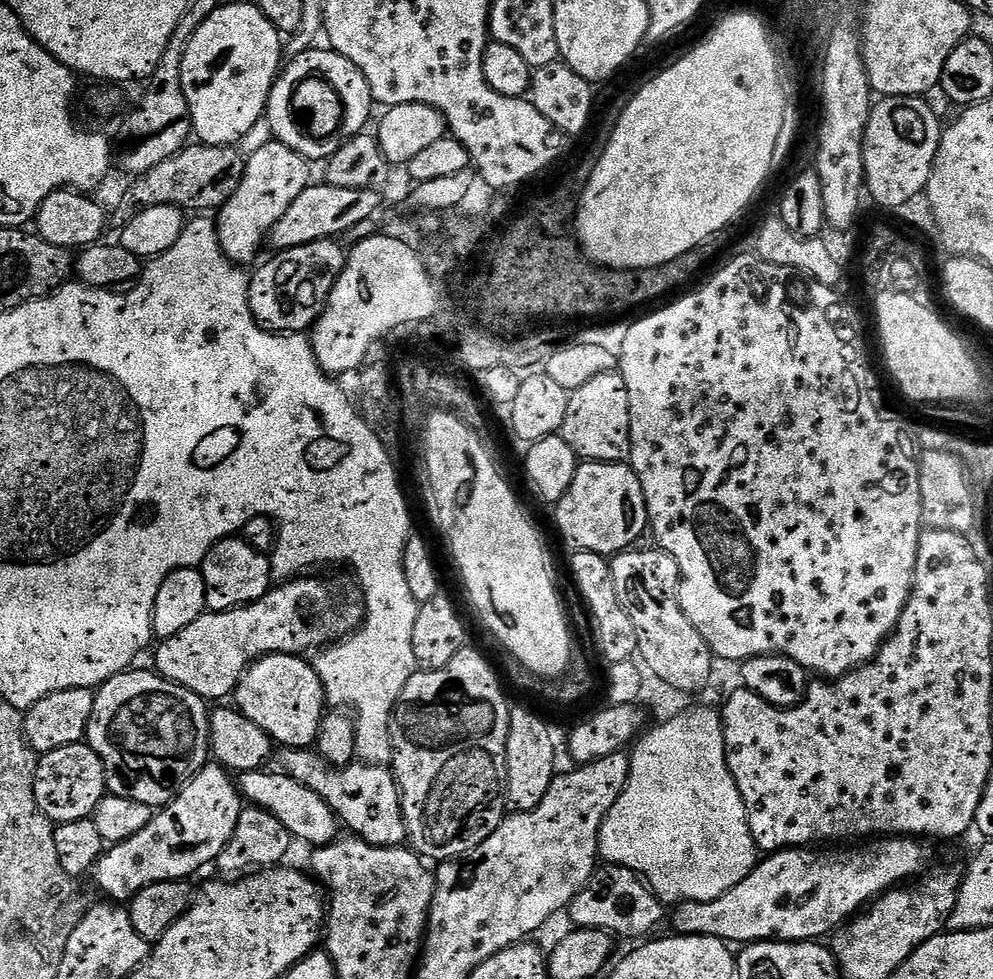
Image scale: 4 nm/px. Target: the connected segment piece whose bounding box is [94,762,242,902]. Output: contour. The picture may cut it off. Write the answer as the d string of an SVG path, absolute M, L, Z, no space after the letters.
M215 762L205 764L203 770L180 791L171 804L165 804L153 815L146 830L138 830L134 838L113 844L105 851L94 869L97 886L108 895L105 897L109 901L128 902L137 892L151 884L161 884L167 880L187 881L187 876L194 875L199 868L204 868L207 864L209 867L218 858L218 854L222 854L238 826L241 811L242 797L237 781L230 775L229 769L222 768Z

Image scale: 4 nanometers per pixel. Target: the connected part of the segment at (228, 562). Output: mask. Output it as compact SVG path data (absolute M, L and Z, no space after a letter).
M229 538L218 540L216 545L204 556L202 571L206 582L206 602L209 612L229 612L231 608L243 608L245 604L253 604L262 599L273 587L274 577L272 575L273 561L267 555L251 548L243 538Z

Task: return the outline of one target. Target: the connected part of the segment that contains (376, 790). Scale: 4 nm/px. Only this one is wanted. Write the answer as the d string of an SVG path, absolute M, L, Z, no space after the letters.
M284 748L281 751L279 767L284 775L294 778L294 782L302 782L318 798L322 798L336 812L343 827L348 828L353 837L365 840L374 848L399 848L408 840L408 827L404 821L404 811L400 809L400 787L396 785L396 778L387 767L376 762L353 762L346 768L335 768L320 757L320 753L306 748Z

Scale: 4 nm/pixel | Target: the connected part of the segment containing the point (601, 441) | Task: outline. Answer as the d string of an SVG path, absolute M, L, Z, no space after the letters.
M619 371L598 374L598 378L592 378L590 382L586 382L586 386L569 395L566 418L564 425L560 427L559 435L576 451L577 457L588 462L620 462L631 453L630 398L626 394L626 382L620 377Z

